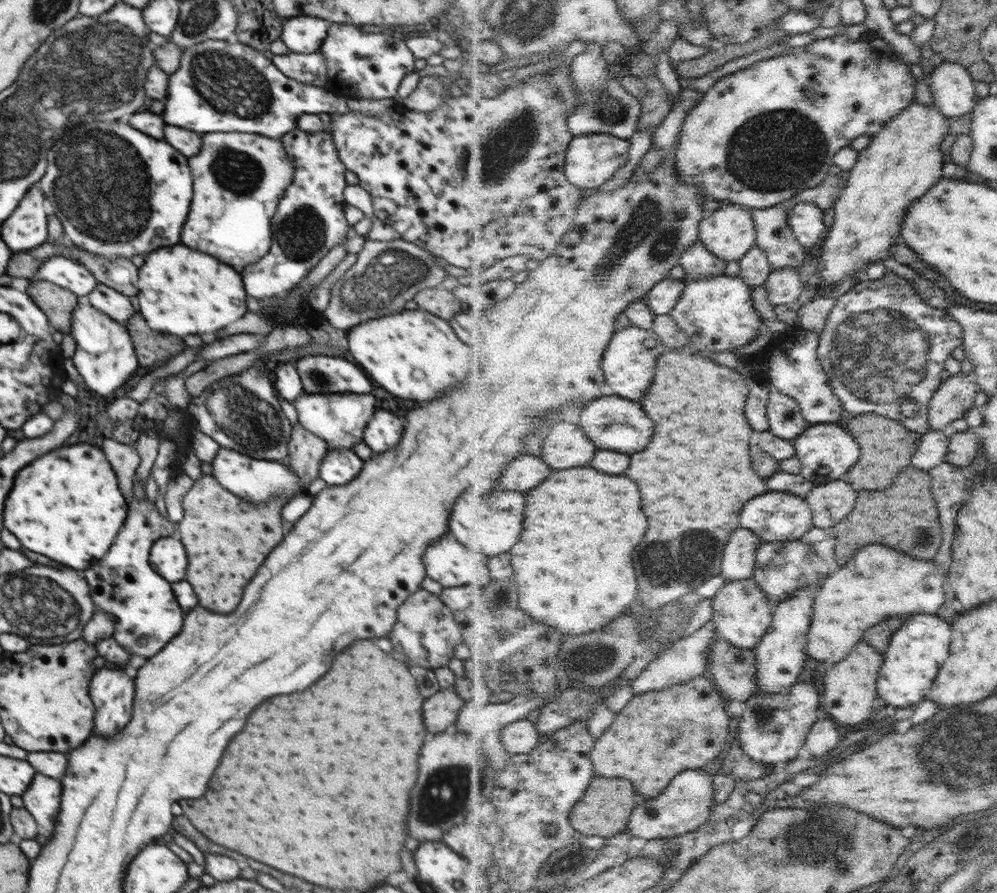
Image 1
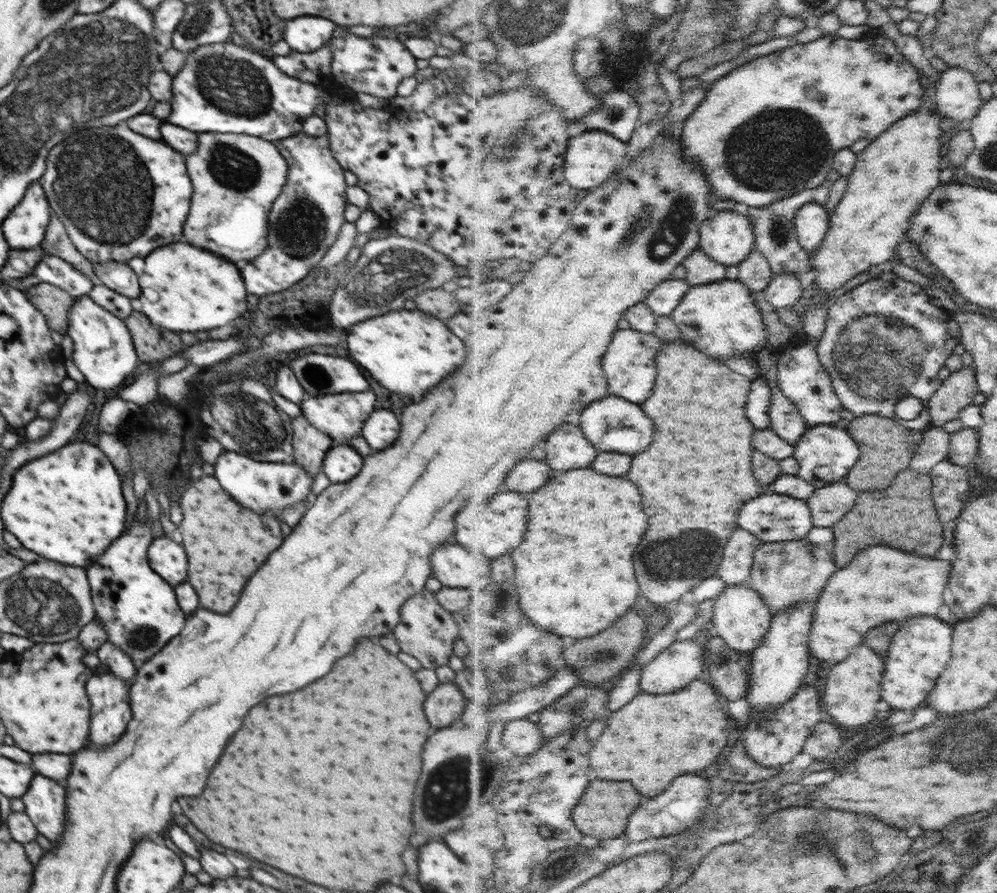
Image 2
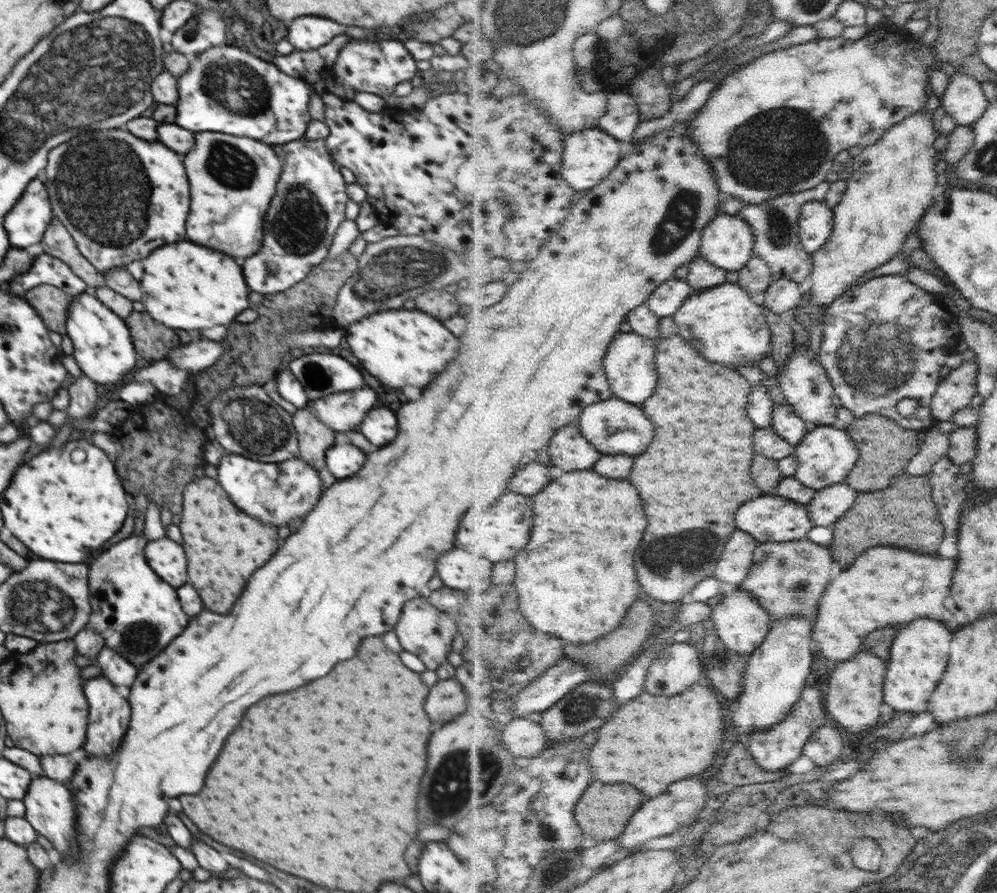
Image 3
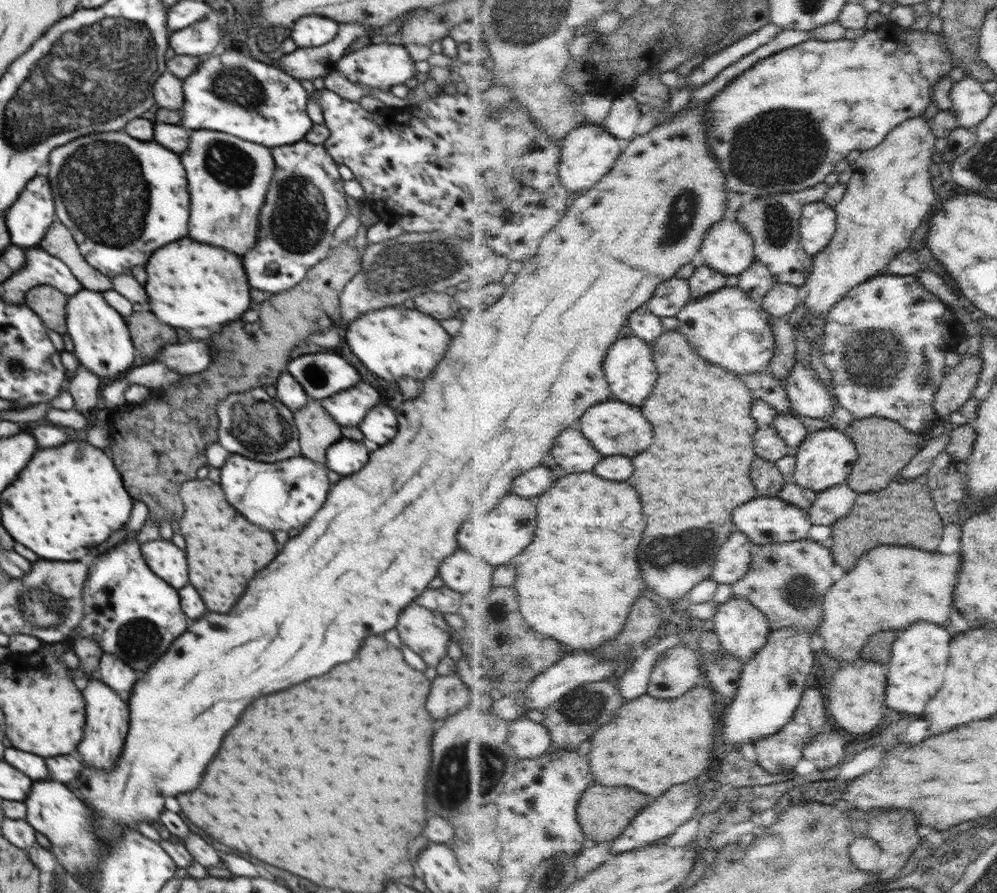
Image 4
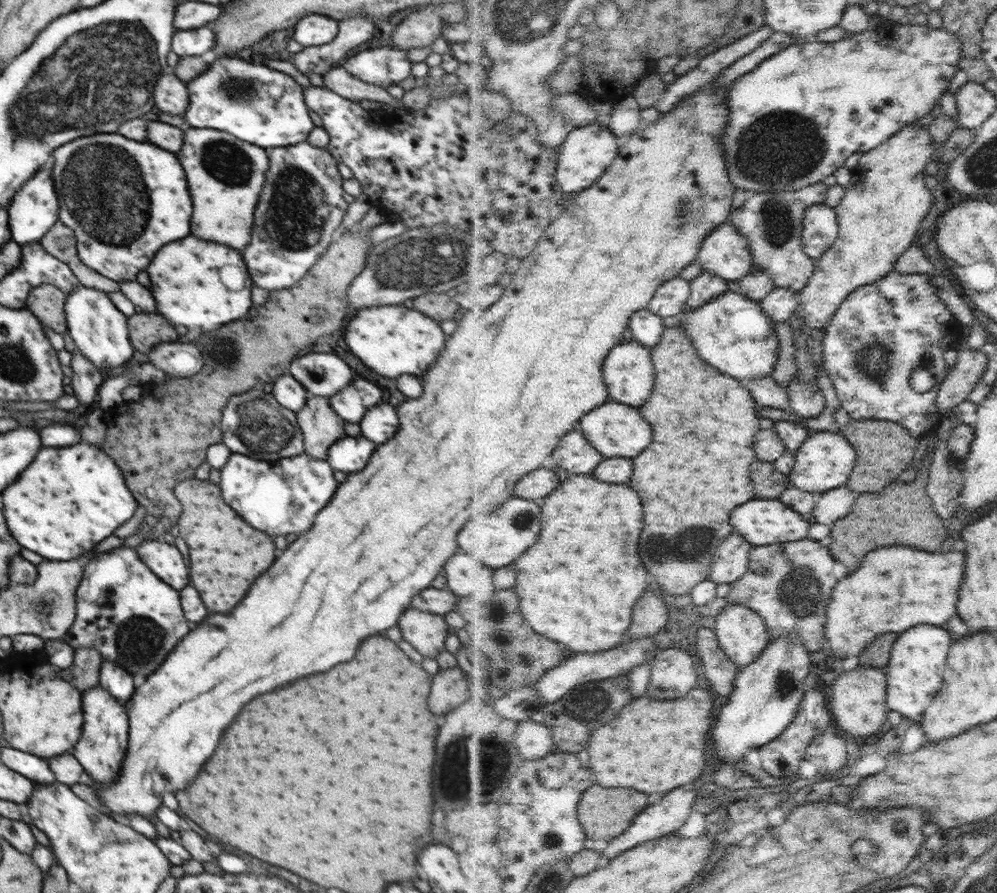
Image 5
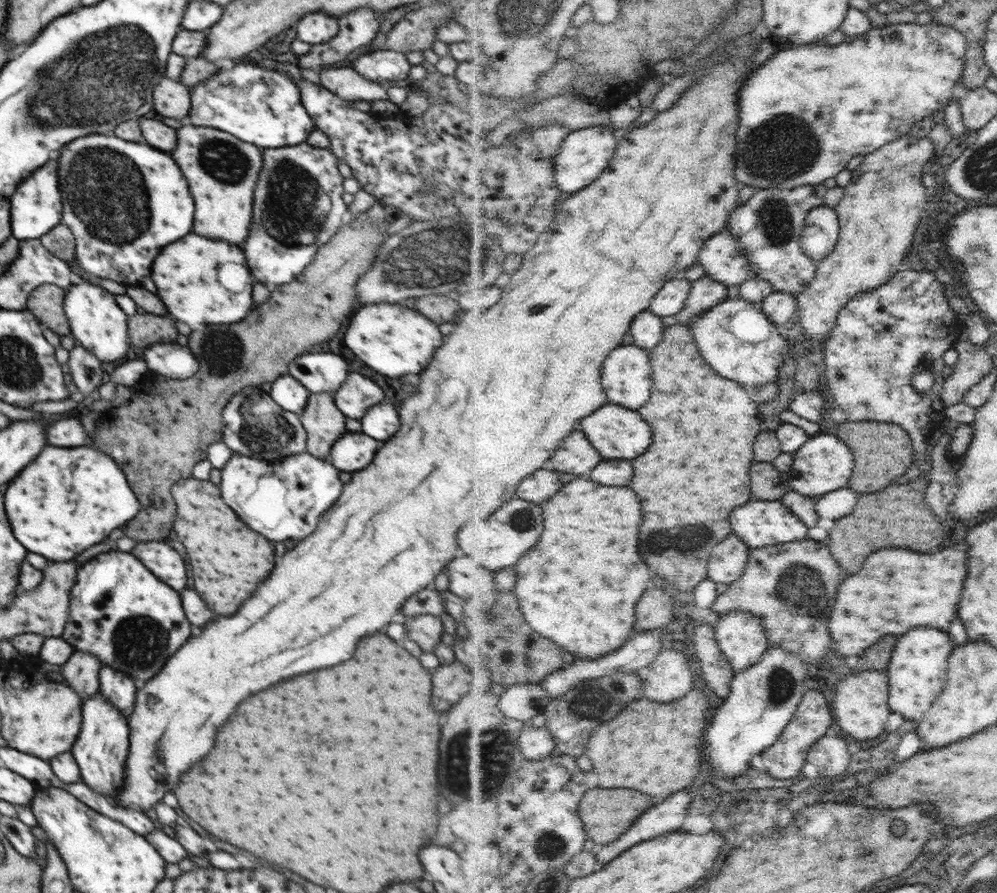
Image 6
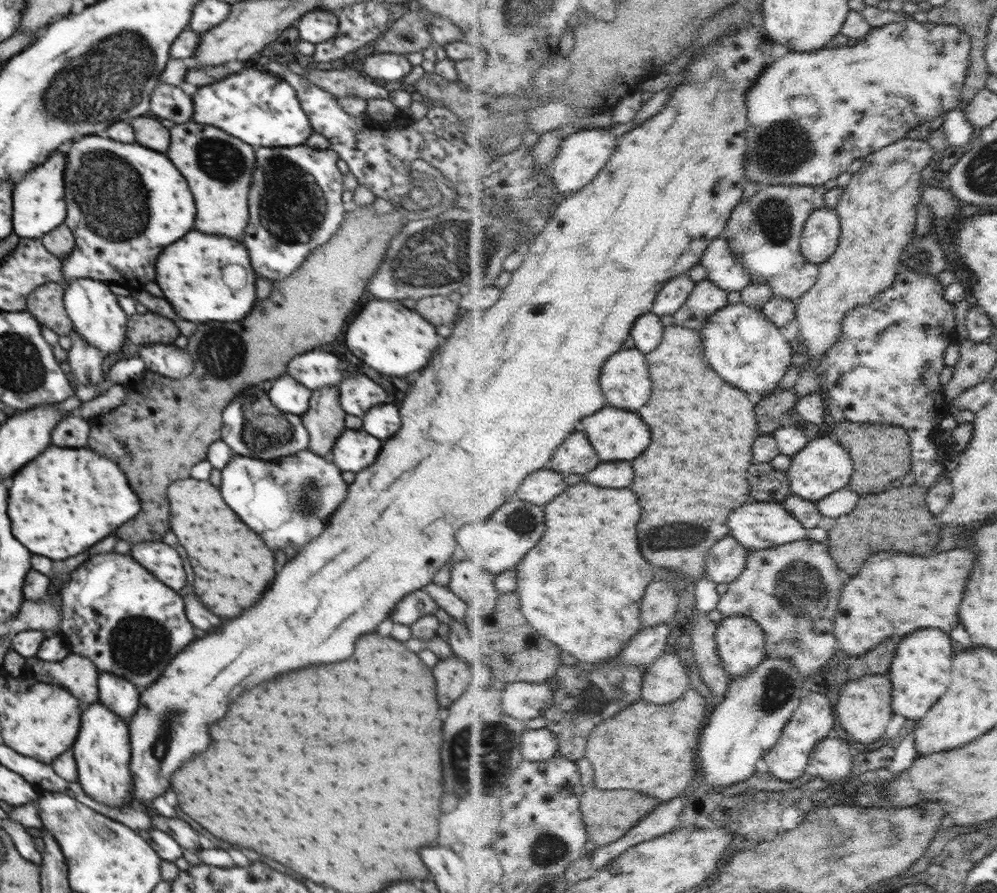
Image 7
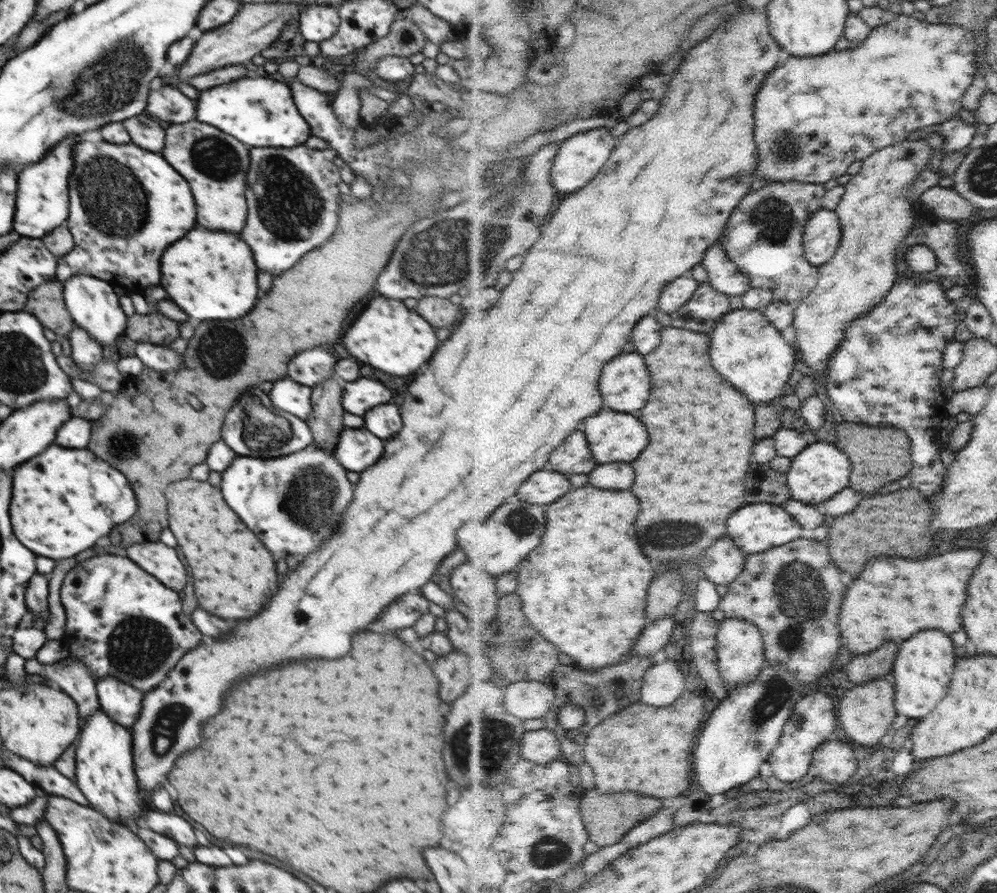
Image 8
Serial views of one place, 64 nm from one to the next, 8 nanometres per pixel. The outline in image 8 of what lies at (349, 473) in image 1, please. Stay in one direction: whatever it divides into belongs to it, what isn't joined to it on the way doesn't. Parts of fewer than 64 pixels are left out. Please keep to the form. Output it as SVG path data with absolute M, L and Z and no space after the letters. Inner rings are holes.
M344 428L335 445L335 455L348 471L364 472L380 460L385 441L367 428Z

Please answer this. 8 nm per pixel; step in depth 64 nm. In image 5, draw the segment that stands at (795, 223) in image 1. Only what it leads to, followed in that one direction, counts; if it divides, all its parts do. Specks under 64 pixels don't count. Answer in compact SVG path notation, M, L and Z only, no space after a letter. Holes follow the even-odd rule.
M828 203L814 205L808 210L805 219L803 244L806 252L817 262L837 243L840 232L837 208Z

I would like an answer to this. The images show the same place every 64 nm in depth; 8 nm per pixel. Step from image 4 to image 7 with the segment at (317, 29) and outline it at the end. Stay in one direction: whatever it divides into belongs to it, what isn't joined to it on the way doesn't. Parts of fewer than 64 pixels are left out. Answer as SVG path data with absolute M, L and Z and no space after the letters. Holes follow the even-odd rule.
M324 9L302 15L296 22L301 40L318 44L334 38L338 32L339 18Z

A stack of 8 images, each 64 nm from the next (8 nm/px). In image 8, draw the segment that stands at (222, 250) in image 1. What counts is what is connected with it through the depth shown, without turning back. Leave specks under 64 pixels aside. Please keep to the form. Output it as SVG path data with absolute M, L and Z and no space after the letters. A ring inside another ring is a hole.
M194 119L186 124L171 124L170 128L166 128L162 156L180 176L188 180L194 200L198 200L196 208L200 226L226 232L242 230L247 206L245 180L250 166L249 148L245 144L218 128Z

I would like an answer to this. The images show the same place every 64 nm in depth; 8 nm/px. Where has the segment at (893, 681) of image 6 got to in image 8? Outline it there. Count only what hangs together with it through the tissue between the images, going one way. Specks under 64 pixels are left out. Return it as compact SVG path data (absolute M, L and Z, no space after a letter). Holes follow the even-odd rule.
M926 630L914 634L904 646L896 662L896 684L898 684L898 712L910 718L928 716L934 706L946 696L952 672L956 664L956 654L952 640L940 630Z

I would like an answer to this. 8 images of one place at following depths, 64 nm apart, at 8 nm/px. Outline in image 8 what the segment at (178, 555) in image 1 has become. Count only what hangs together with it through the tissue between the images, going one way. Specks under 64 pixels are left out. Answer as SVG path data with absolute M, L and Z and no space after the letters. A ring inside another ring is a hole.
M148 541L130 545L126 550L130 560L168 588L178 592L186 586L186 568L174 548L162 542Z

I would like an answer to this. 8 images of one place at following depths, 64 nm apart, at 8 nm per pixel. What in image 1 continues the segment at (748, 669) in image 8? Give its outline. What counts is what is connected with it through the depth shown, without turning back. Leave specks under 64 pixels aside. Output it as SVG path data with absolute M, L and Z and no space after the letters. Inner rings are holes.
M755 577L728 582L713 601L713 620L717 624L718 631L722 637L740 648L756 649L773 626L774 604L769 599L769 593L758 584Z

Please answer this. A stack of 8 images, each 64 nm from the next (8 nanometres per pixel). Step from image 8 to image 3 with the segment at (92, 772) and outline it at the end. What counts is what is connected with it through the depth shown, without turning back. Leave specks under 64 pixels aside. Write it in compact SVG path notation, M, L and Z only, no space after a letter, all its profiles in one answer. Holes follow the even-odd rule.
M100 675L85 681L84 697L88 701L89 714L86 742L81 754L87 756L112 756L120 747L131 719L131 707L127 693L116 689L105 676Z

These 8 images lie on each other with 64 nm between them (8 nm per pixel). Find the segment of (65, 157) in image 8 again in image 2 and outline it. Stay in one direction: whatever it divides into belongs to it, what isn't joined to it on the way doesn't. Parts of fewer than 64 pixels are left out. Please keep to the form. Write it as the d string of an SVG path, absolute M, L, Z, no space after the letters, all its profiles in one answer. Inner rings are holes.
M38 182L30 184L22 201L2 222L2 232L10 248L26 250L42 242L46 226L51 220L50 206L42 190L42 185Z

